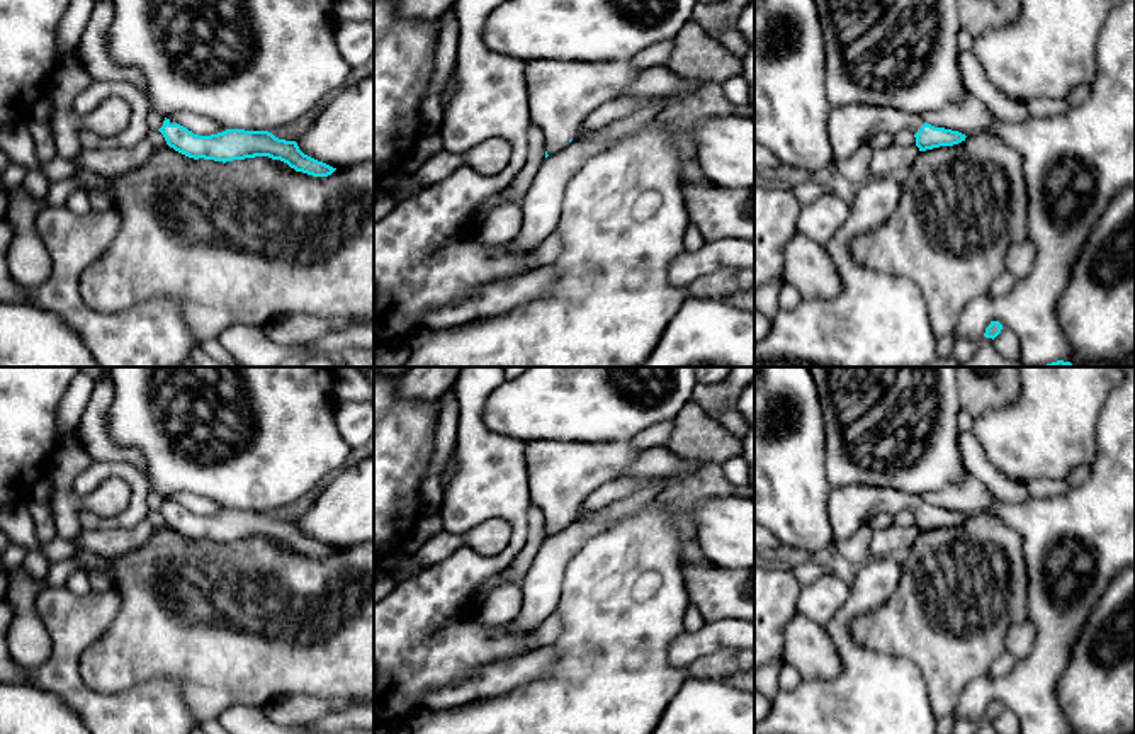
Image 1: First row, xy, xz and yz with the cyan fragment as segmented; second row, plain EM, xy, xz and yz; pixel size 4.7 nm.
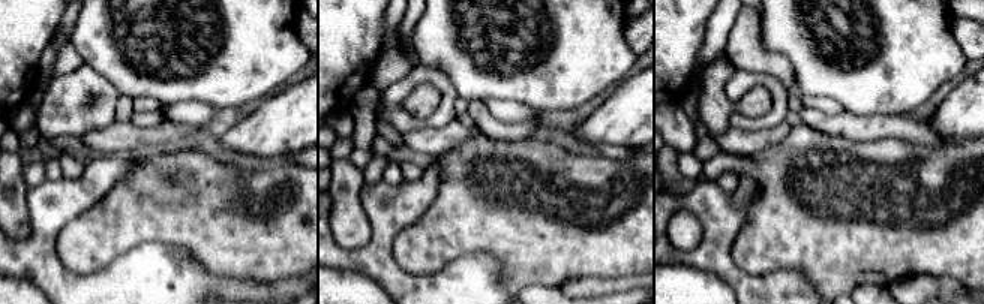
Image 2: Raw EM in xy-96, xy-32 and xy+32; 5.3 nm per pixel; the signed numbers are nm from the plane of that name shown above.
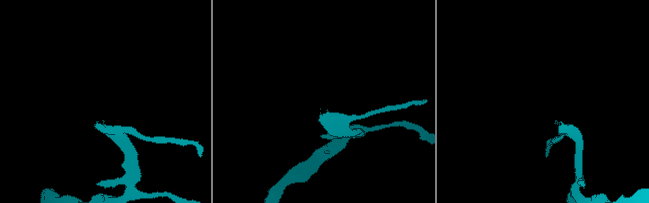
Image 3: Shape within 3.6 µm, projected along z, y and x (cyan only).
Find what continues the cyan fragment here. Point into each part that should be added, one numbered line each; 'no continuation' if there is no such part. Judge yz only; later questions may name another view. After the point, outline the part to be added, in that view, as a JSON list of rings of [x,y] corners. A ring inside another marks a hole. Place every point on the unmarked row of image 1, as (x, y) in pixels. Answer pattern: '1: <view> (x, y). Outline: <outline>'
1: yz (850, 507). Outline: [[[838,486],[831,488],[827,511],[833,528],[833,545],[853,537],[877,513],[916,515],[924,505],[923,496],[907,494],[894,488]]]

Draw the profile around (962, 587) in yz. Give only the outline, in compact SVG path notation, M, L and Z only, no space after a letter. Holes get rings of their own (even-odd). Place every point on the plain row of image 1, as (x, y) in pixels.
M977 513L953 527L919 532L912 547L901 557L897 590L877 612L851 618L850 634L870 651L914 663L924 676L931 710L938 720L953 714L963 690L974 680L985 678L992 663L1006 652L1004 639L1009 627L1026 622L1028 581L1023 539L1001 518Z

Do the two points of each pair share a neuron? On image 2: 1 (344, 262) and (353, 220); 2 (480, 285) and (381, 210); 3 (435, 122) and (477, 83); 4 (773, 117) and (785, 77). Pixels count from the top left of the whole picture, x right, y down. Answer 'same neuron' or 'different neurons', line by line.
1: different neurons
2: same neuron
3: different neurons
4: different neurons

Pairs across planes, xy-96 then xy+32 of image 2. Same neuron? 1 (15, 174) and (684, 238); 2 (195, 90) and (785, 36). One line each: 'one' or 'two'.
1: one
2: one

